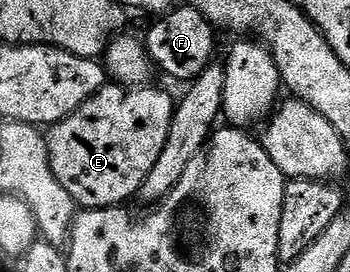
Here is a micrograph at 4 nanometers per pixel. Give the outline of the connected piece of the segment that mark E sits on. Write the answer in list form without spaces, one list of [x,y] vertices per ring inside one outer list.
[[[107,83],[95,96],[88,98],[84,106],[49,129],[46,145],[50,165],[60,186],[72,194],[75,205],[83,209],[116,208],[141,193],[144,178],[148,178],[148,170],[156,166],[156,158],[160,158],[160,150],[164,150],[164,142],[168,142],[168,130],[172,126],[176,107],[175,97],[170,97],[162,88],[150,87]]]

